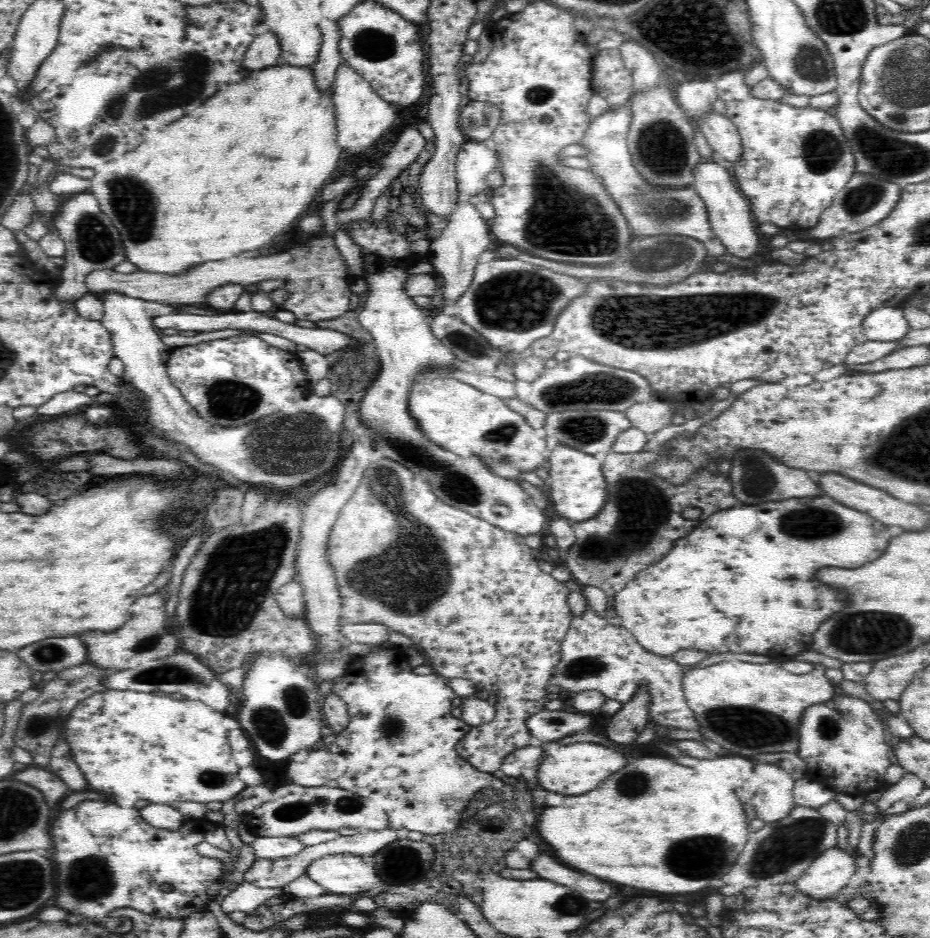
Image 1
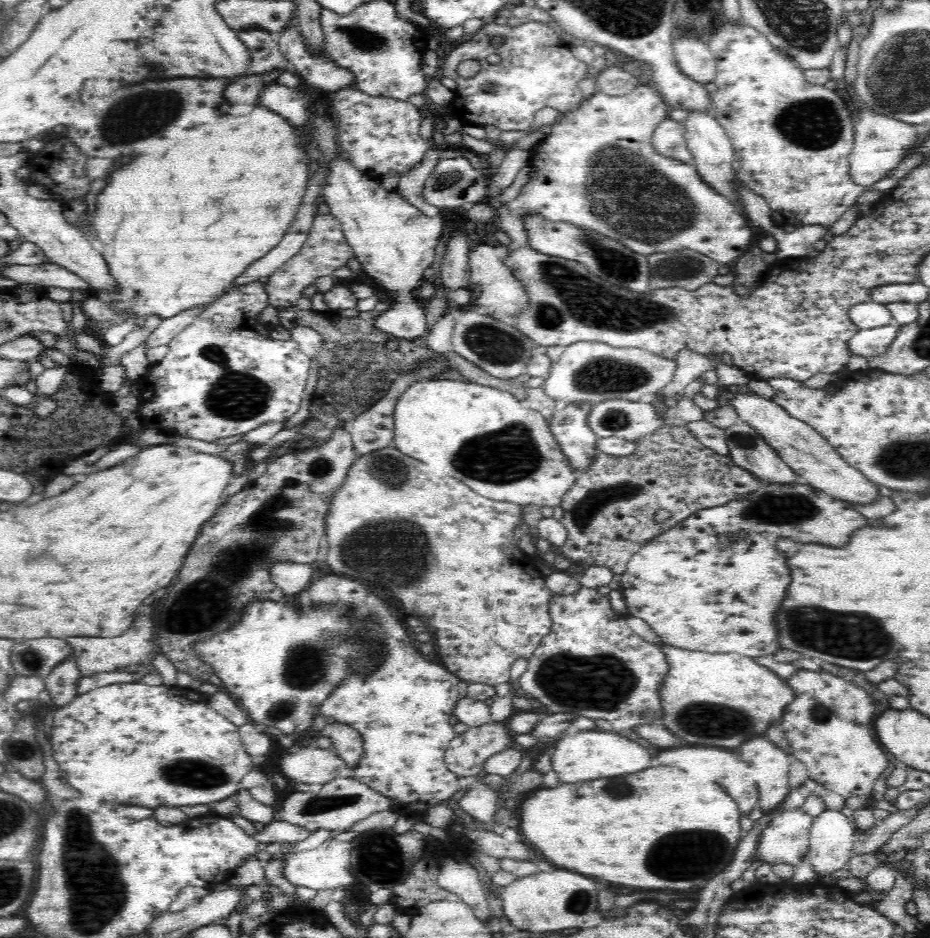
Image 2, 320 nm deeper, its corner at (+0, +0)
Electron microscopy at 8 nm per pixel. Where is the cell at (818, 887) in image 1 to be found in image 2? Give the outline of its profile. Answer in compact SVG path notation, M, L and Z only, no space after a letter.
M826 809L814 817L809 830L809 853L805 856L819 877L846 869L859 835L843 811Z

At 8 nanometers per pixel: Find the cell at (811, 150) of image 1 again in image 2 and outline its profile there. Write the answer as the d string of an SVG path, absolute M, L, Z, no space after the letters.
M724 20L724 24L714 30L714 34L706 34L705 39L708 42L709 49L713 52L717 64L716 78L714 84L717 89L714 92L709 93L711 103L712 114L716 117L716 120L726 131L726 135L730 138L732 147L734 147L735 160L740 164L736 170L738 183L742 186L746 184L752 192L756 192L758 196L766 198L766 202L770 204L772 208L772 218L774 218L774 224L776 226L784 227L810 225L828 225L828 228L837 221L854 203L858 200L858 196L865 192L865 187L854 182L849 173L849 156L854 146L854 117L852 117L852 111L850 111L844 100L840 97L837 90L831 90L821 84L812 84L806 81L804 77L804 69L800 68L800 65L794 61L794 59L788 57L788 55L782 55L778 49L766 39L764 34L760 31L746 26L742 20L740 23L732 24L732 22Z

